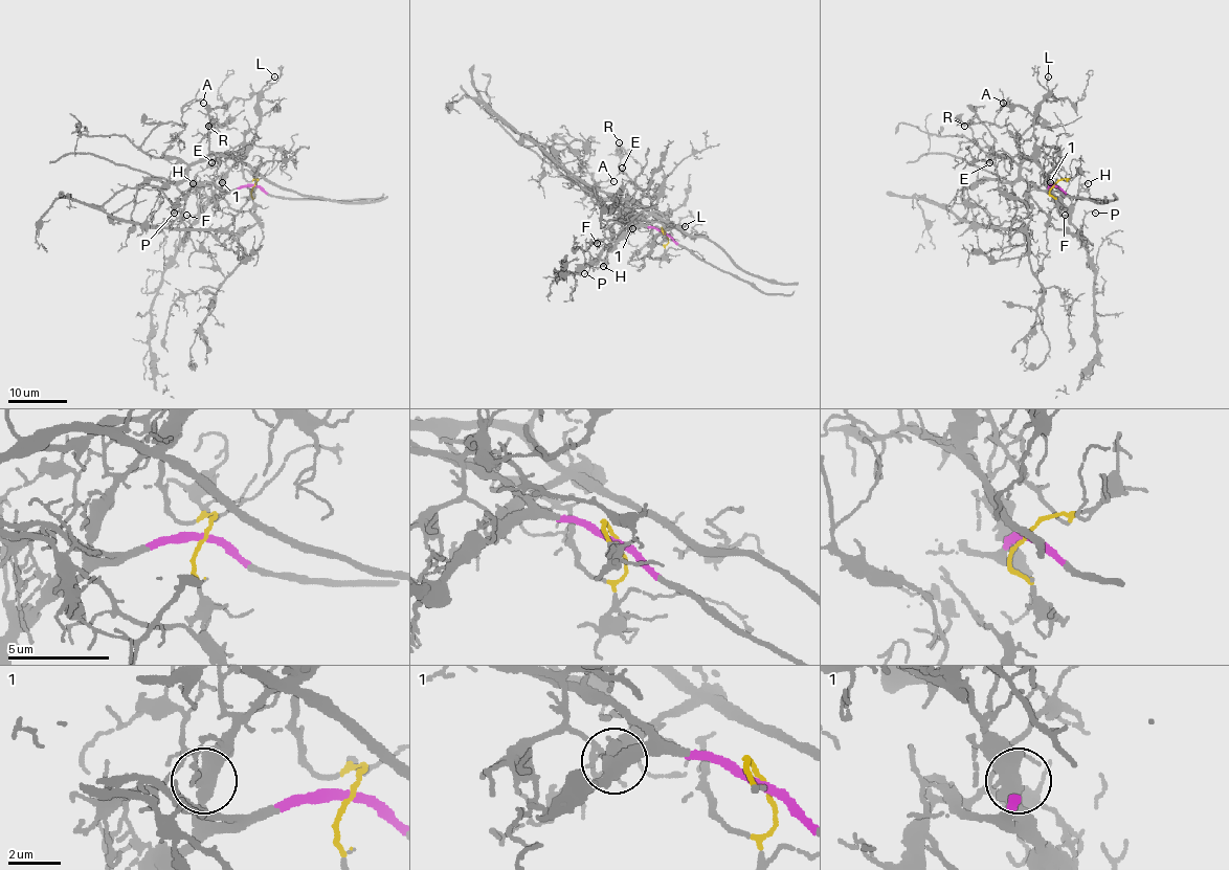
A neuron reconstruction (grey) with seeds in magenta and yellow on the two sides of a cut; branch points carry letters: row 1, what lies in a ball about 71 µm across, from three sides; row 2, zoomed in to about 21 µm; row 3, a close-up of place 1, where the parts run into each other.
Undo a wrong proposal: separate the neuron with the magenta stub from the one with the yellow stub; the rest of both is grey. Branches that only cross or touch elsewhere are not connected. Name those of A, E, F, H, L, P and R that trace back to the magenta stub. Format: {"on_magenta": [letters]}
{"on_magenta": ["F", "H", "L", "P"]}

